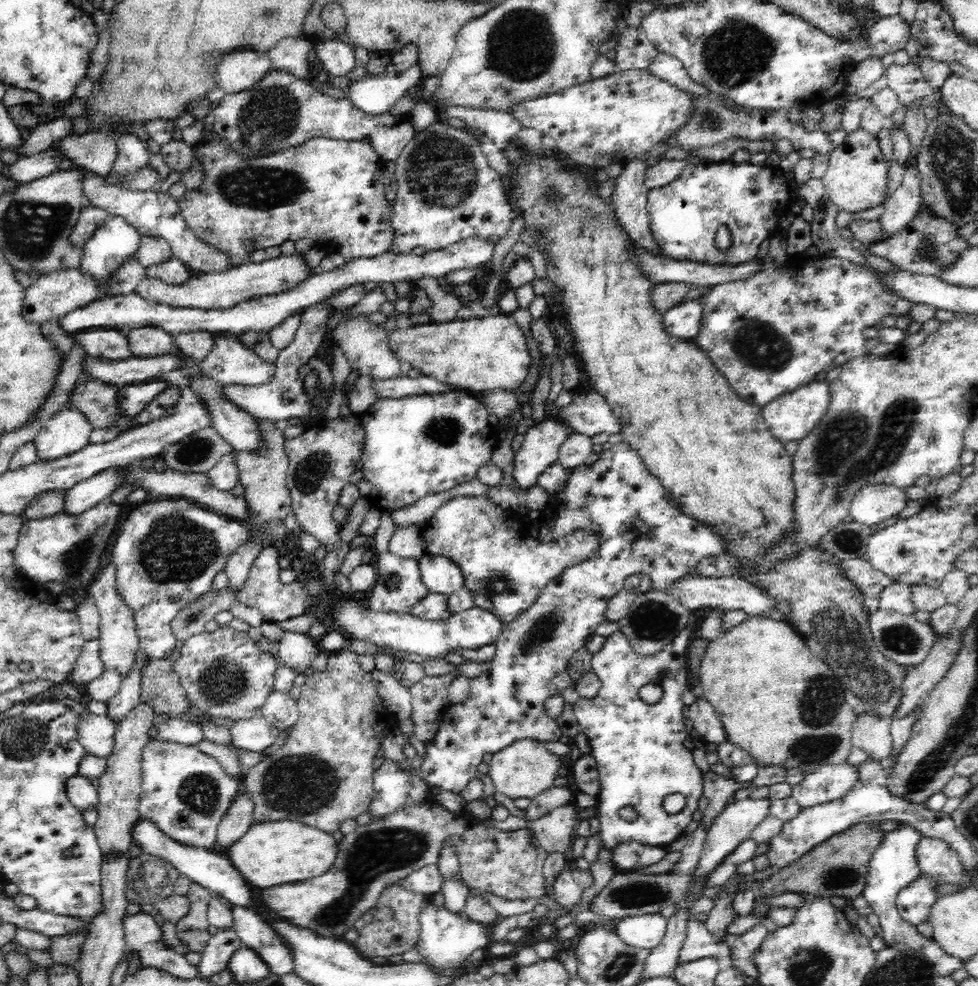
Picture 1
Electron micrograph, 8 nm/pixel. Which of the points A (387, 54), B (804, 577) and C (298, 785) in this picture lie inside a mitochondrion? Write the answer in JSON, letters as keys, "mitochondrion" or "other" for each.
{"A":"other","B":"other","C":"mitochondrion"}

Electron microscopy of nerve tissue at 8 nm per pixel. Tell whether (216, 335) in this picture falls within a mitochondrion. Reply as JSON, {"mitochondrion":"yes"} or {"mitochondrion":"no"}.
{"mitochondrion":"no"}

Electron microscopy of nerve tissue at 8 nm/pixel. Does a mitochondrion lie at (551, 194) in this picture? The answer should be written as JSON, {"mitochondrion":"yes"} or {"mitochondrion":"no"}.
{"mitochondrion":"yes"}

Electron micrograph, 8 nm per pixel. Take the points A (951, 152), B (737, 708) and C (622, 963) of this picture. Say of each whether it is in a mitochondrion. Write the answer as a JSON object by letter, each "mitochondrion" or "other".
{"A":"mitochondrion","B":"other","C":"mitochondrion"}

